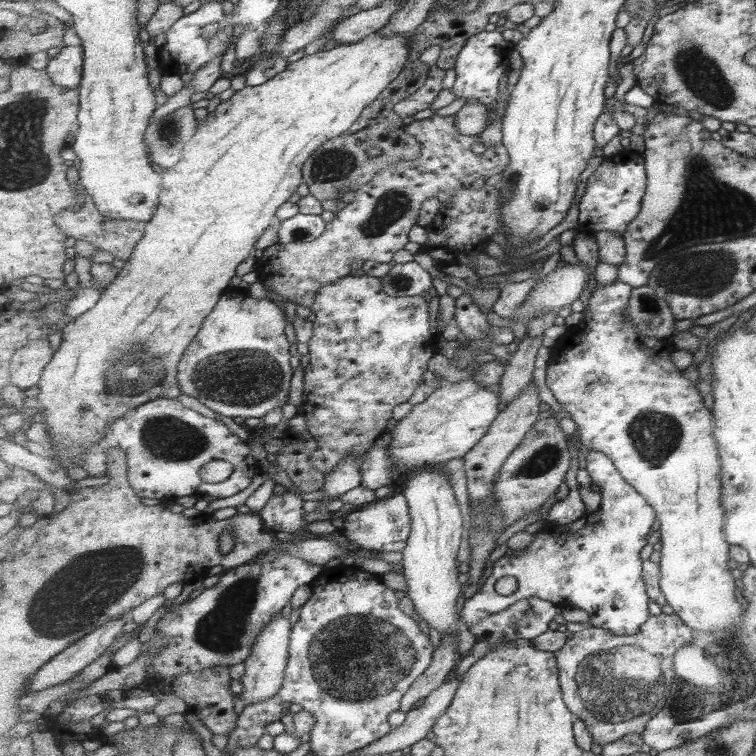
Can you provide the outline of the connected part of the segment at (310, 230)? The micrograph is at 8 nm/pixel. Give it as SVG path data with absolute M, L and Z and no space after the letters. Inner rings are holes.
M300 212L277 226L278 242L282 245L291 242L313 242L326 231L327 225L320 215Z

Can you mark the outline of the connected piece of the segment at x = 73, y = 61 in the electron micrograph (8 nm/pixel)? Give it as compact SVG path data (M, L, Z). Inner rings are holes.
M81 44L63 47L48 61L45 69L55 84L68 89L77 89L82 83L84 48Z

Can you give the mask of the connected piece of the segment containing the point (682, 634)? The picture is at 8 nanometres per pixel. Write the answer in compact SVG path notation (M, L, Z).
M675 613L651 615L642 630L633 636L617 636L592 624L588 629L573 633L567 644L556 652L560 680L567 706L585 722L595 743L603 746L621 740L628 734L642 734L650 720L672 703L672 684L676 677L674 658L680 648L687 647L694 640L695 635L696 631Z

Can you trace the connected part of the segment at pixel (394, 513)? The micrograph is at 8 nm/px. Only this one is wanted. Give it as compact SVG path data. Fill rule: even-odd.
M403 492L387 499L377 499L365 507L352 509L343 515L343 536L366 550L402 552L407 546L411 531L410 506Z

